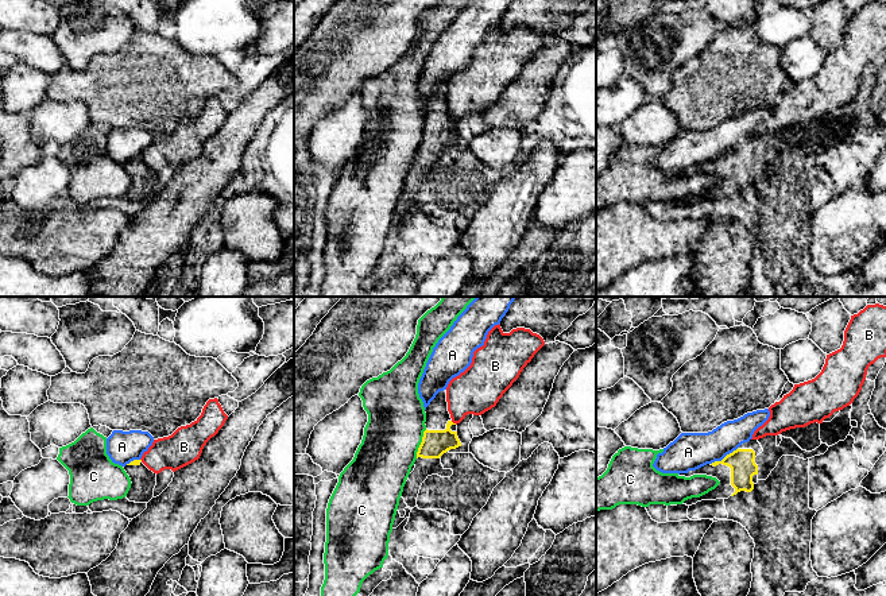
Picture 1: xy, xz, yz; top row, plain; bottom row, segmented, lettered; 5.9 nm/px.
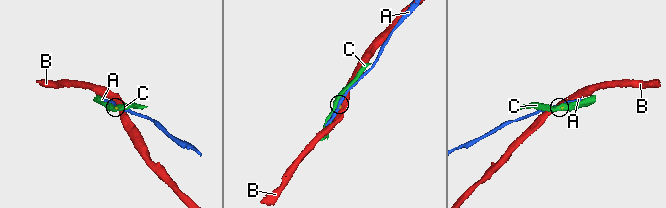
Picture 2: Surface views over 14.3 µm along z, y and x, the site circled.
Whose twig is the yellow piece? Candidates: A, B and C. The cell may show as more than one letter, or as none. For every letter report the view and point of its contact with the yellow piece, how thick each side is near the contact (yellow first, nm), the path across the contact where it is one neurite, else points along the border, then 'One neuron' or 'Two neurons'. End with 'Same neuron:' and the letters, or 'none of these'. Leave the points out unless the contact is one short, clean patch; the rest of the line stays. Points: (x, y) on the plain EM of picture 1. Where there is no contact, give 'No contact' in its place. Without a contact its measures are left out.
A: Touches yellow at yz (726, 154). Thickness 150 nm (yellow) against 220 nm. Boundary: yz (738, 144), (711, 162). Two neurons
B: Touches yellow at xz (452, 120). Thickness 160 nm (yellow) against 280 nm. Boundary: xz (451, 119), (456, 122). Two neurons
C: Touches yellow at xz (421, 142). Thickness 160 nm (yellow) against 340 nm. Boundary: xz (426, 127), (416, 155). Two neurons
Same neuron: none of these

